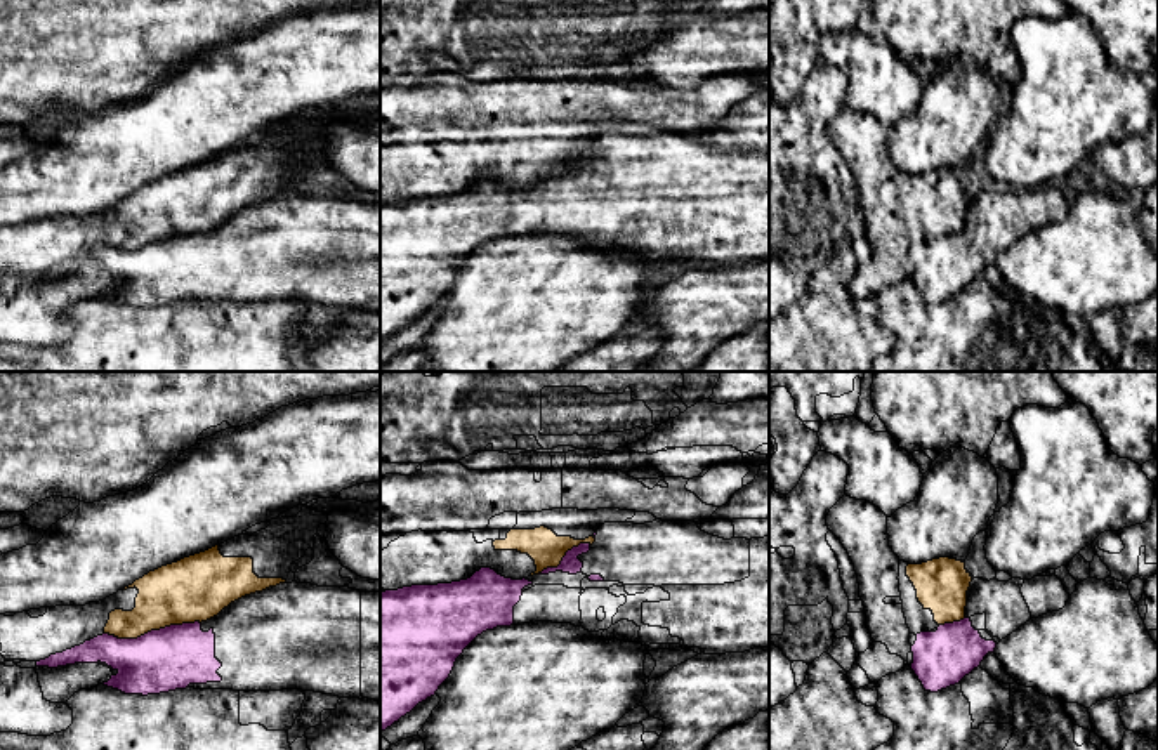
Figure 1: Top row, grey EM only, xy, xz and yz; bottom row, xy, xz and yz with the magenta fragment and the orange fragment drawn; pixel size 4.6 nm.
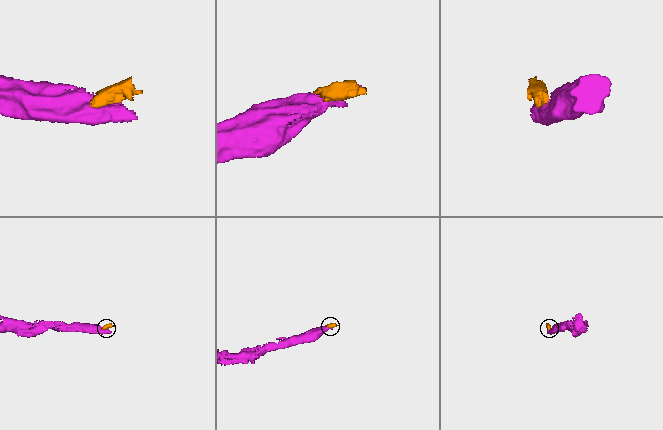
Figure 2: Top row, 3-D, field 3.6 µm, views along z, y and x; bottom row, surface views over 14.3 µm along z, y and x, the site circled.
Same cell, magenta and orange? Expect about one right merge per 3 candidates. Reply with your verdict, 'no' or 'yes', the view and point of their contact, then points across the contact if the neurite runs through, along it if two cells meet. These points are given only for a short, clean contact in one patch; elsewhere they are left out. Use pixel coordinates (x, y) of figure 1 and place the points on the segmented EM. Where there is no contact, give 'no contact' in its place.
no; meets magenta in xy at (151, 631); border along xy (200, 622), (171, 624), (136, 638), (105, 634)

